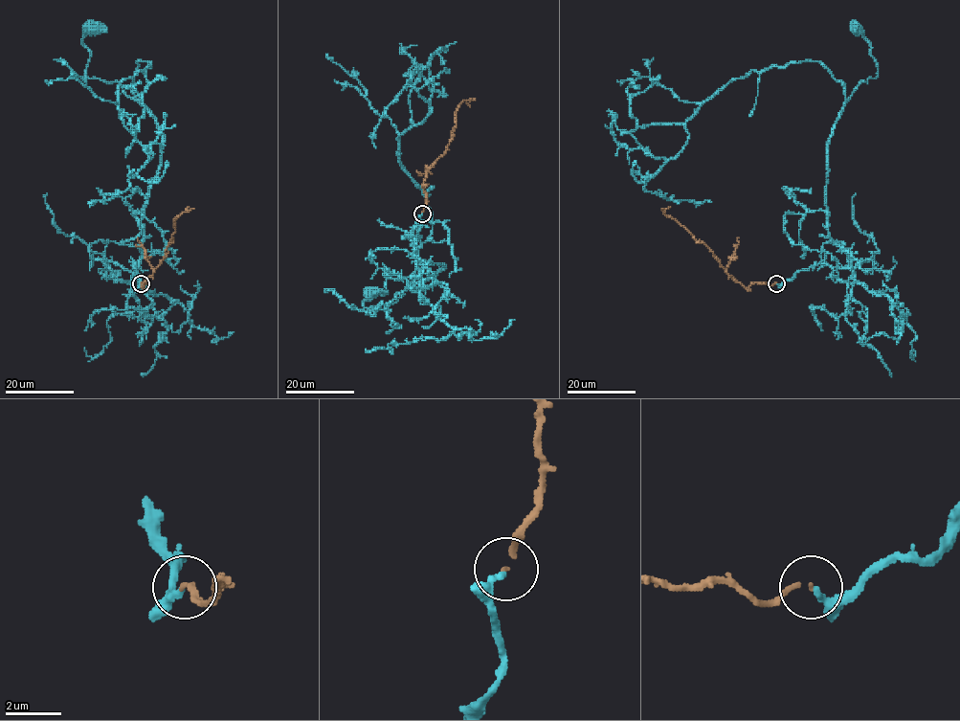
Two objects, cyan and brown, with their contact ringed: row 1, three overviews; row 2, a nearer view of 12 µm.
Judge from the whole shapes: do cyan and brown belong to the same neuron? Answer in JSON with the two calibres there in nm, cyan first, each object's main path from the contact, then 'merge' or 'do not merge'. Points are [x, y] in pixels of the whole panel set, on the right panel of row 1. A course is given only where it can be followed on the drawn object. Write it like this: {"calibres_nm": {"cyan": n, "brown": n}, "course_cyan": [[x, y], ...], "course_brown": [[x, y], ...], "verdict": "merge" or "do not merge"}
{"calibres_nm": {"cyan": 200, "brown": 140}, "course_cyan": [[777, 283], [851, 261], [830, 237], [826, 187], [837, 118], [877, 75], [856, 30]], "course_brown": [[777, 283], [752, 282], [745, 288], [728, 274], [710, 249], [663, 213], [662, 208]], "verdict": "merge"}

